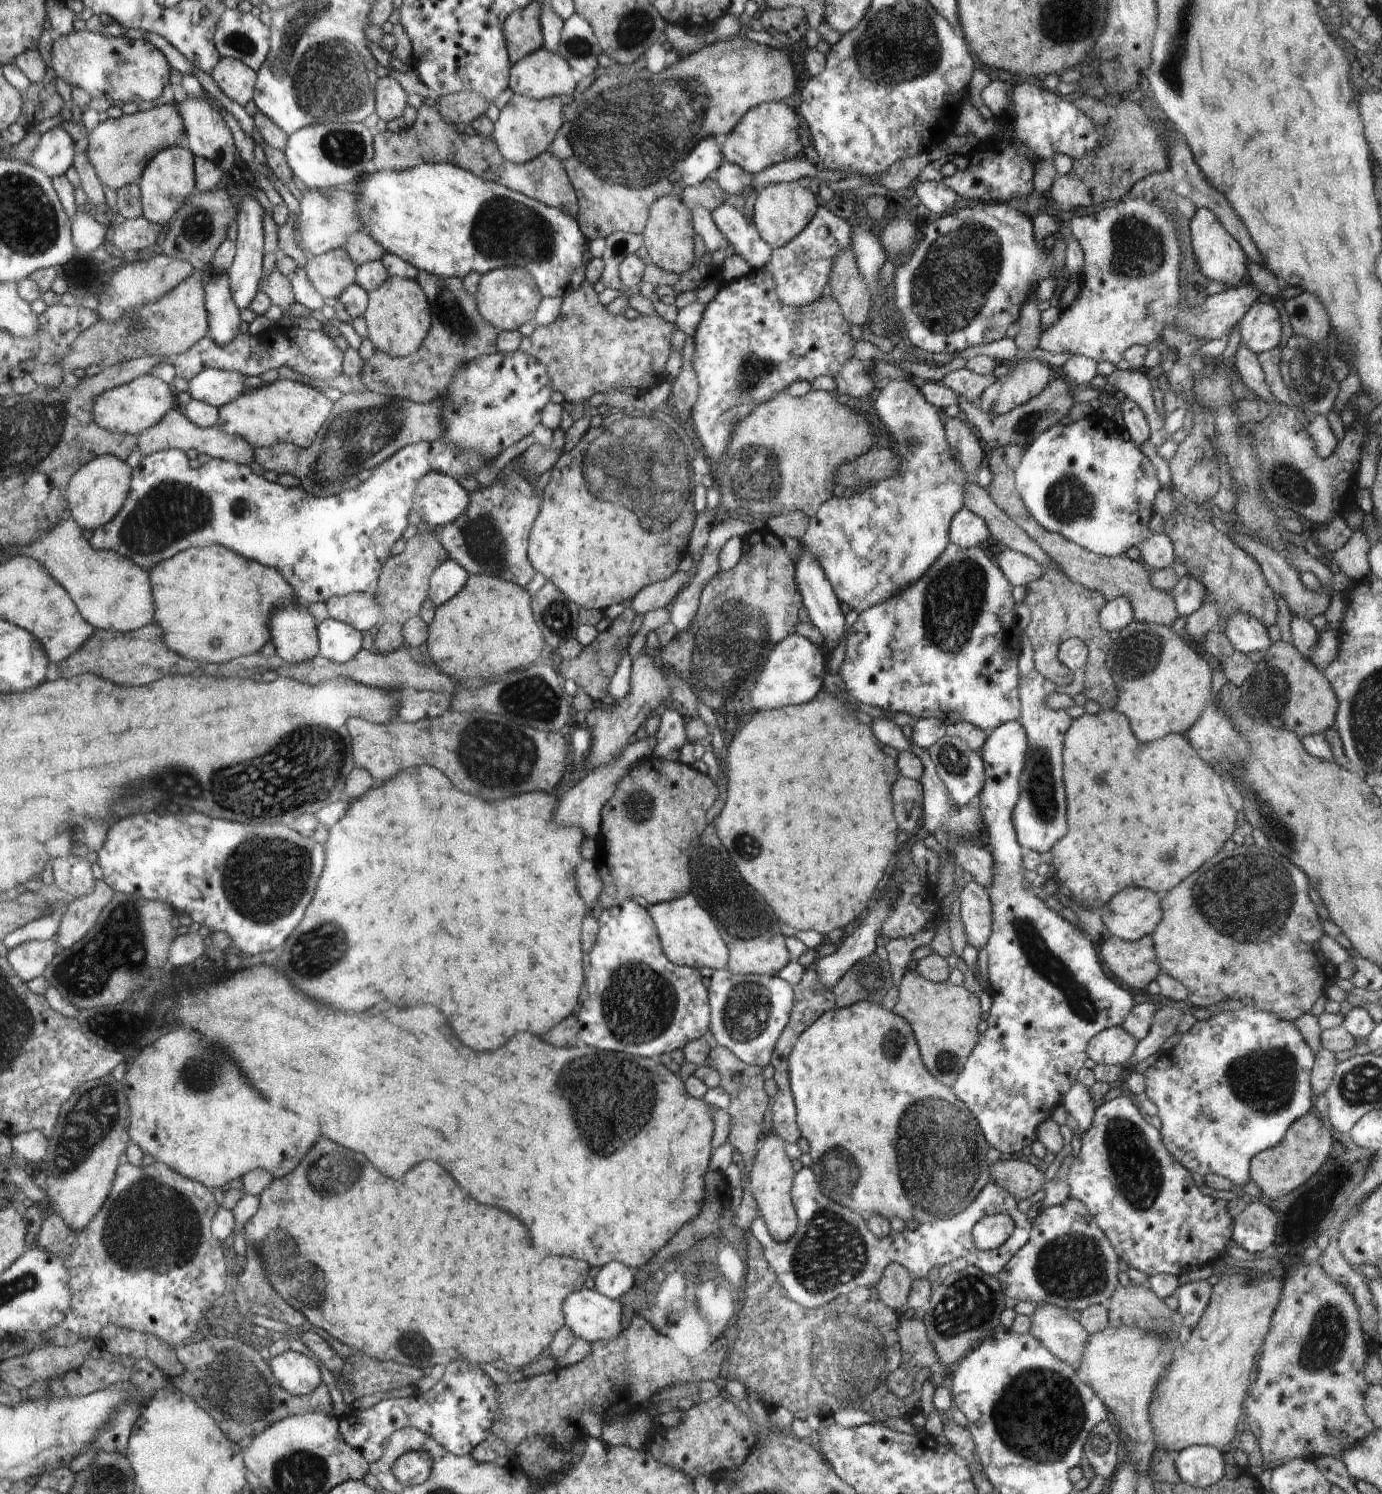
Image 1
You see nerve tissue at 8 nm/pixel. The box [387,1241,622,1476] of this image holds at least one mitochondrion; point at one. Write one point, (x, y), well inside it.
(414, 1347)

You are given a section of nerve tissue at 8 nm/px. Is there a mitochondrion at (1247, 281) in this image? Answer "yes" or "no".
no

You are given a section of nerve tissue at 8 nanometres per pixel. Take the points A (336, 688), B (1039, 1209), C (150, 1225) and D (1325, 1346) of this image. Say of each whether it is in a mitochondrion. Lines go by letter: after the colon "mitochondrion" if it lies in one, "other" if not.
A: other
B: other
C: mitochondrion
D: mitochondrion

